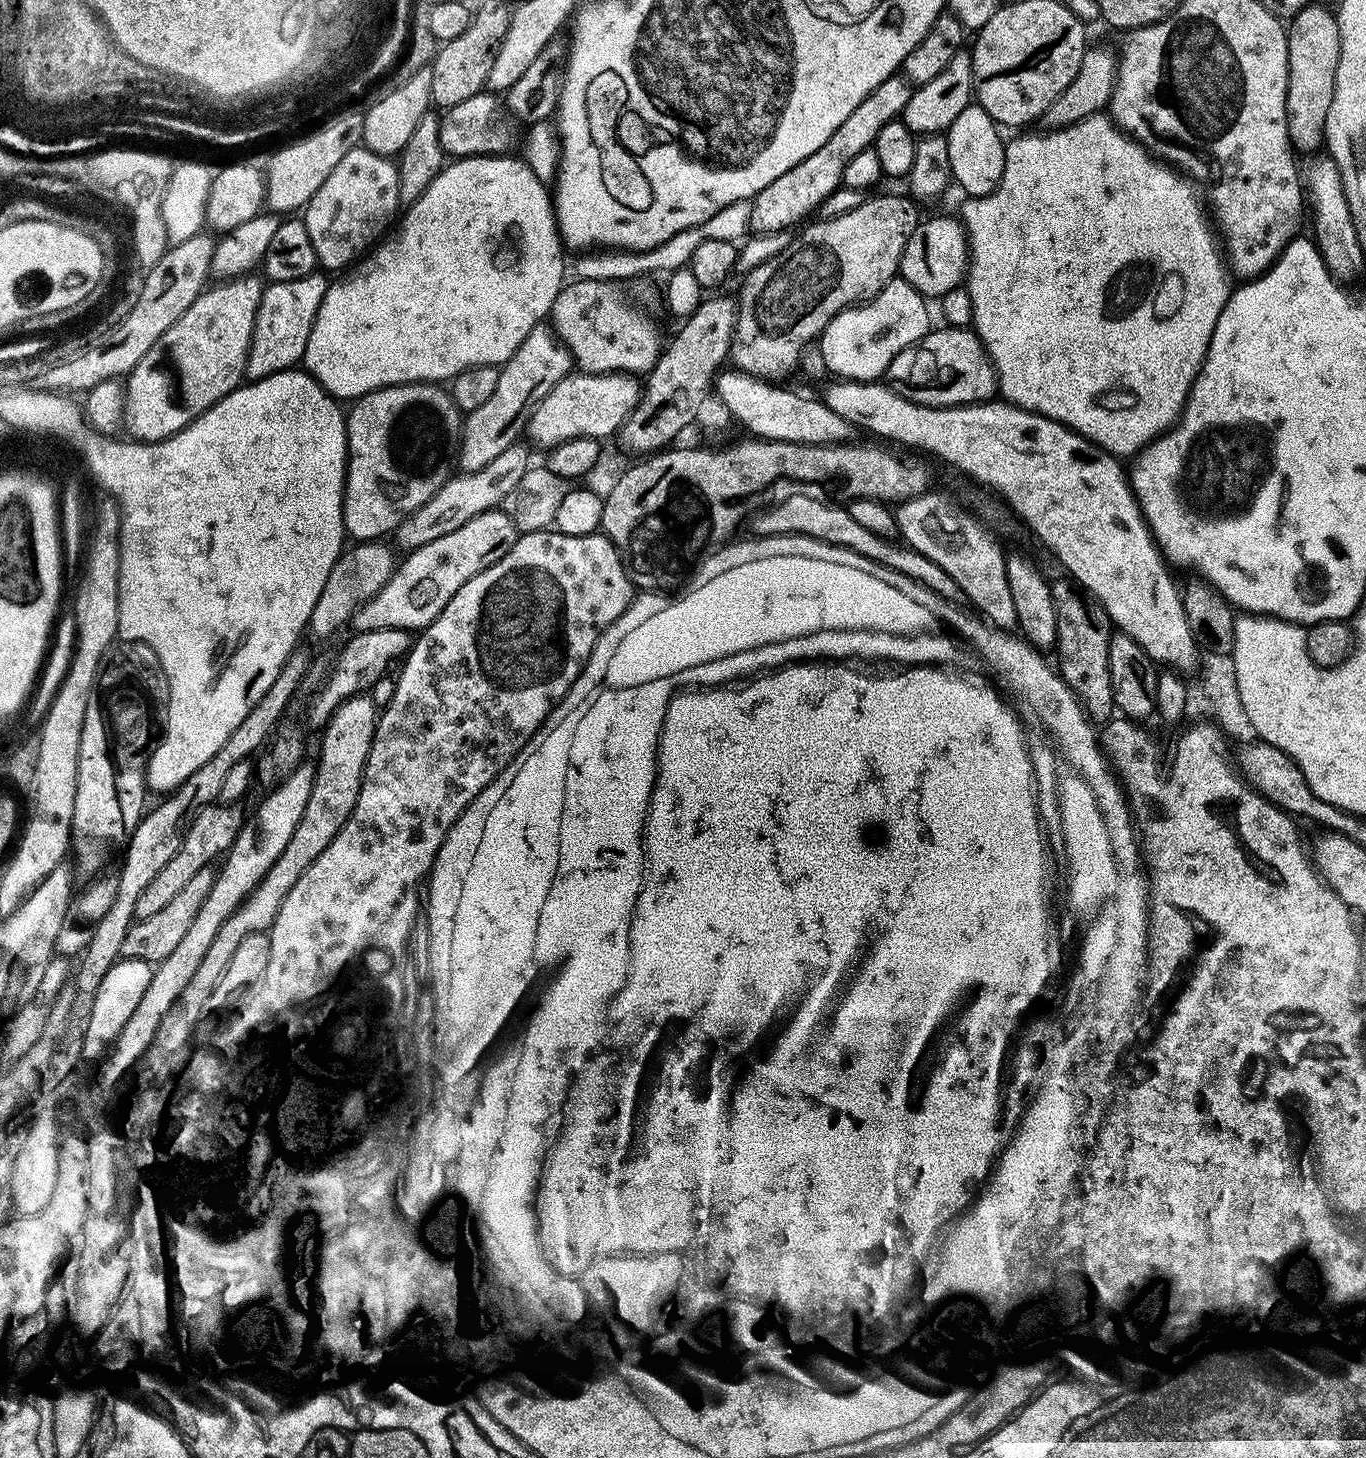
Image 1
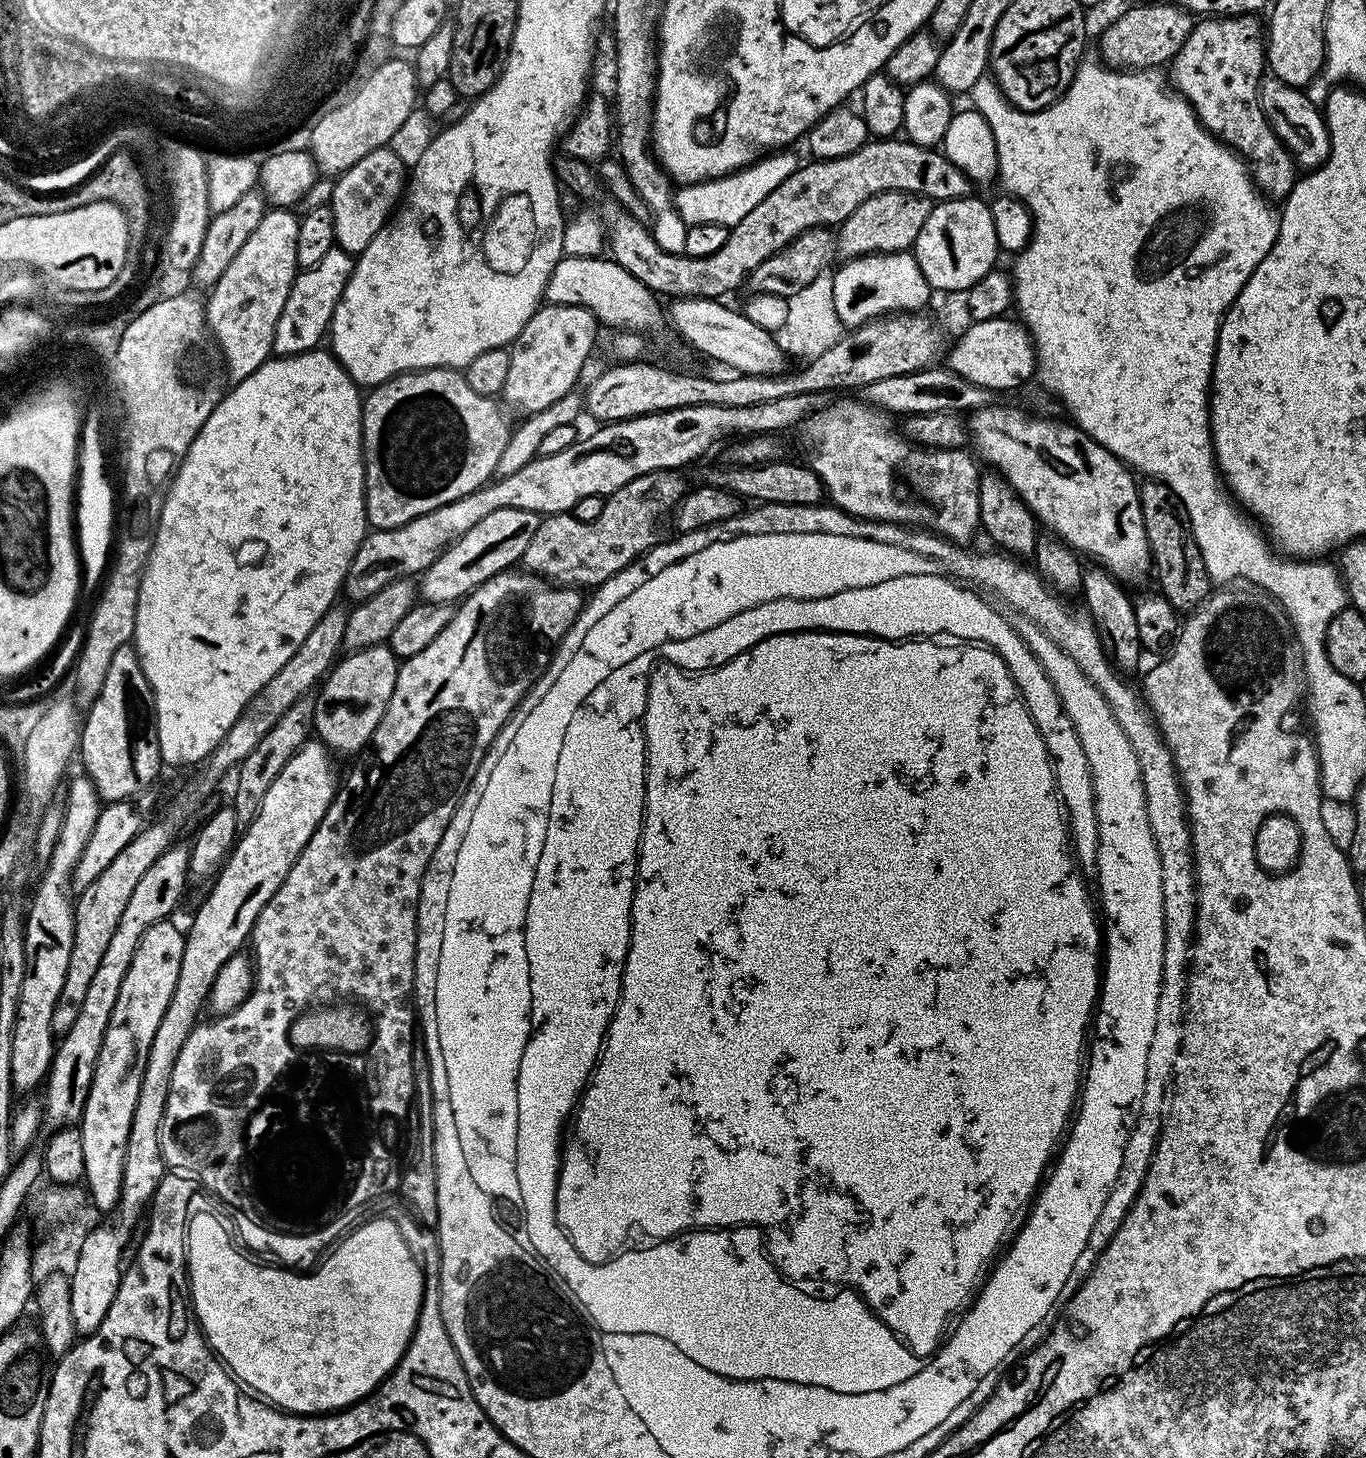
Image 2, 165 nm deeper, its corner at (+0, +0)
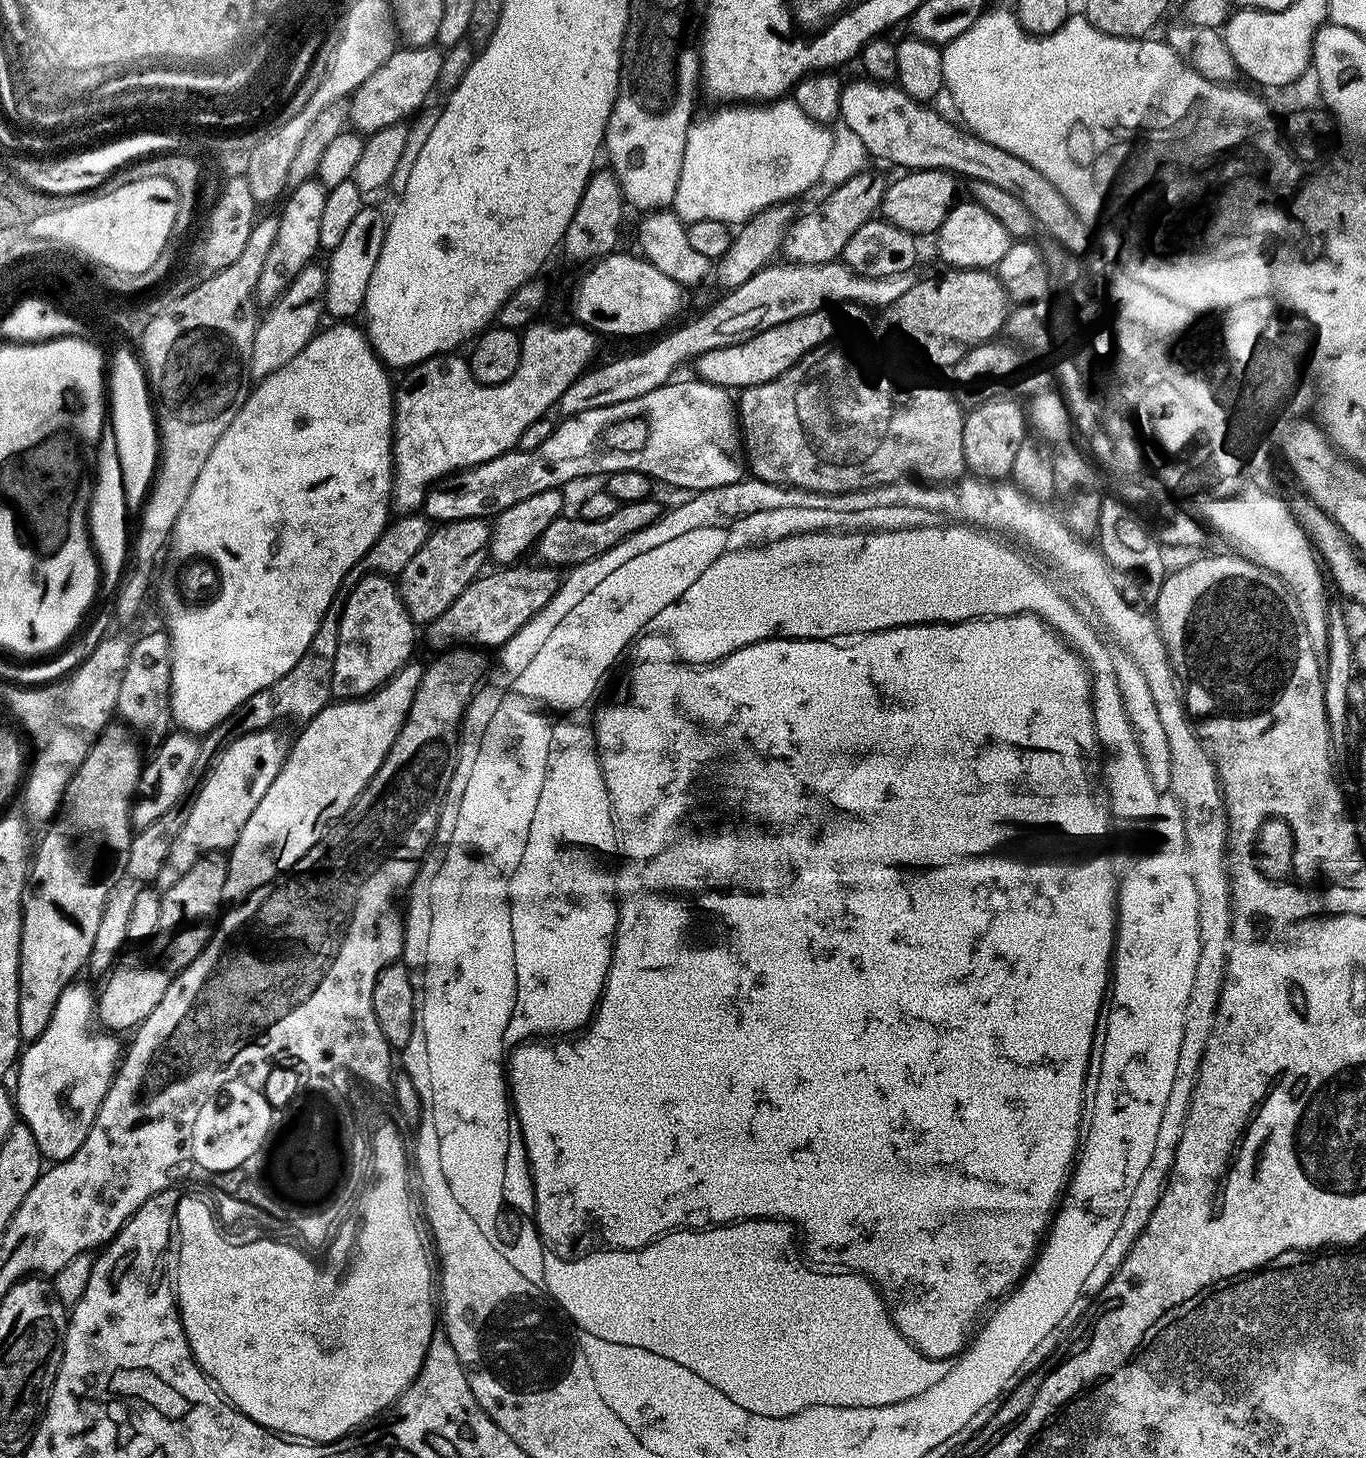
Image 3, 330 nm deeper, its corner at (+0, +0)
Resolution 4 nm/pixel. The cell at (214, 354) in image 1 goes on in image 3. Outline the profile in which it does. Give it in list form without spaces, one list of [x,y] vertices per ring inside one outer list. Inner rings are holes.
[[[313,178],[295,185],[287,196],[288,201],[285,202],[284,209],[279,209],[278,212],[280,225],[278,234],[274,238],[274,246],[270,246],[270,254],[266,254],[266,262],[262,262],[262,274],[258,274],[255,299],[264,306],[272,305],[295,276],[304,267],[313,263],[312,255],[321,251],[318,229],[322,223],[328,189],[320,183],[319,179]]]

